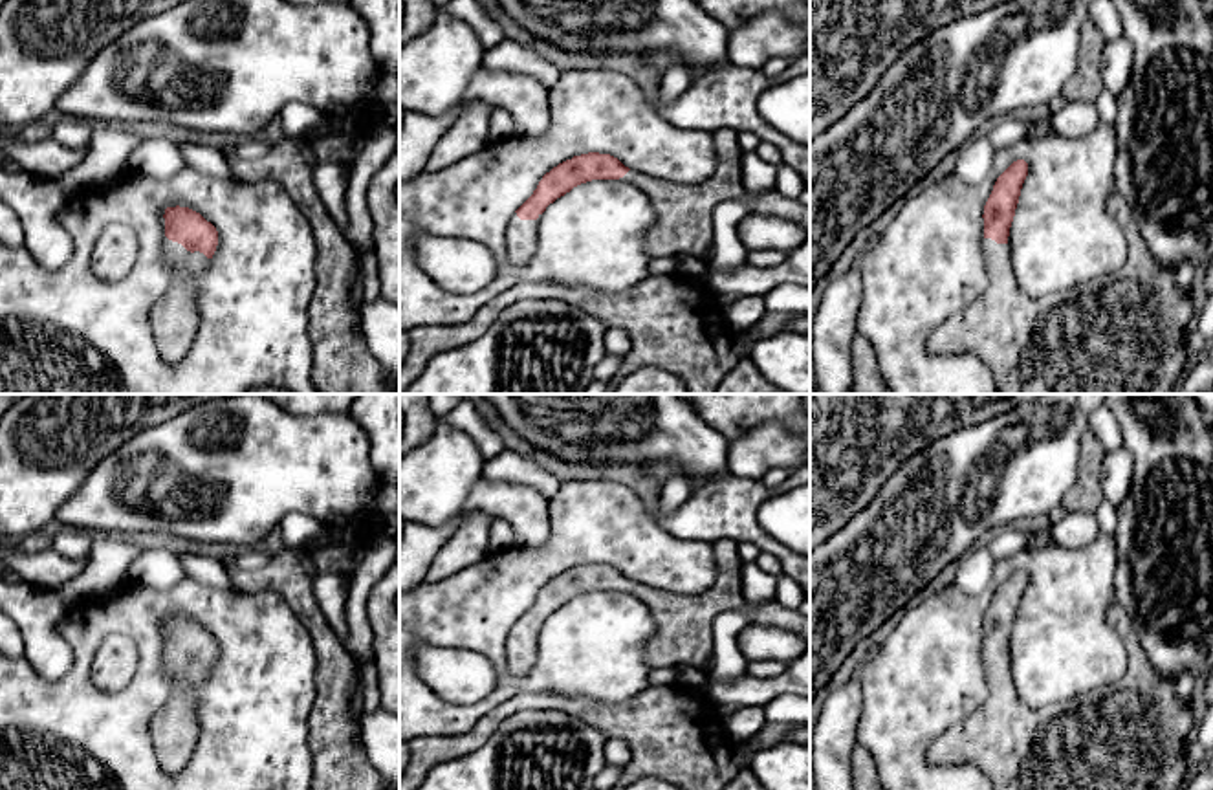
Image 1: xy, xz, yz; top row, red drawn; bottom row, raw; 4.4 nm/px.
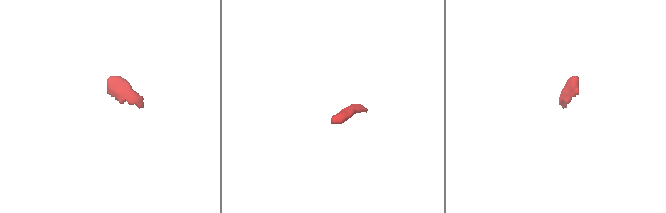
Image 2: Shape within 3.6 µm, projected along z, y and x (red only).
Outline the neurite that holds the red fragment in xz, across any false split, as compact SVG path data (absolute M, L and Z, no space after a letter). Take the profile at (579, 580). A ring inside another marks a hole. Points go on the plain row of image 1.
M733 539L715 541L715 583L700 594L674 594L625 577L610 565L574 566L542 587L533 605L515 621L506 638L506 660L515 676L537 662L541 625L557 609L592 590L625 590L638 598L654 620L654 638L645 658L650 669L693 665L711 671L715 664L713 623L722 612L744 610L749 623L773 625L810 642L810 618L775 599L748 610L742 596L742 559Z

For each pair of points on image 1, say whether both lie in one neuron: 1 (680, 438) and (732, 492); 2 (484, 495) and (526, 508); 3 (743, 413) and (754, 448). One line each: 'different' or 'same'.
1: different
2: same
3: different

